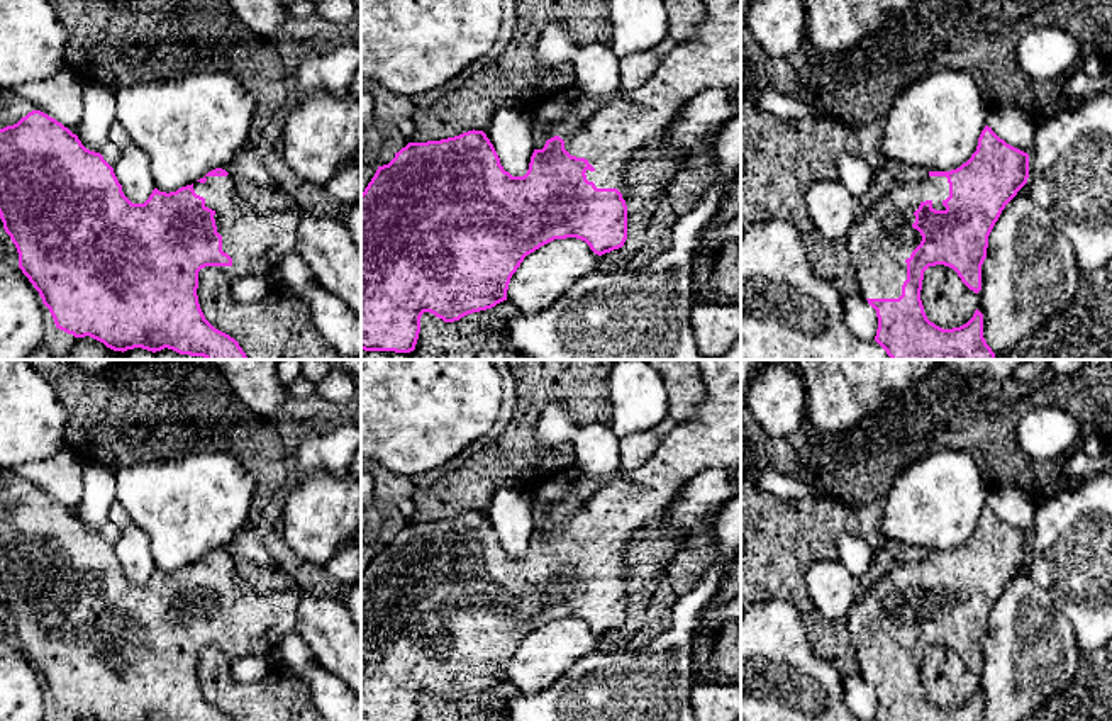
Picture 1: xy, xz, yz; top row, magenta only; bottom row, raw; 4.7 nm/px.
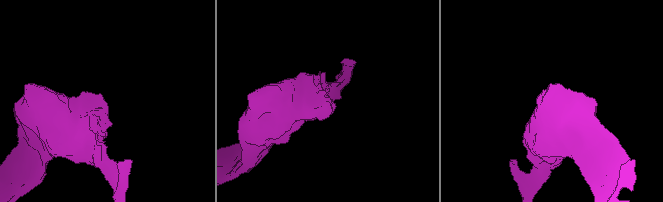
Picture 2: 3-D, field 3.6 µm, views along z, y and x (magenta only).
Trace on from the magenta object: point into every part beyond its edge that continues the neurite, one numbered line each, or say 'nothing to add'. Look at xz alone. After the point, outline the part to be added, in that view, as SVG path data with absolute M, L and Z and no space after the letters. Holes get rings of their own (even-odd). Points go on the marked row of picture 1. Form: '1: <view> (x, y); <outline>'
1: xz (641, 117); M702 0L705 20L697 32L681 44L676 44L663 56L656 73L639 88L620 87L619 95L597 109L590 119L564 141L564 149L576 158L585 158L595 170L587 170L587 180L597 188L617 188L626 200L626 168L639 149L661 148L671 132L676 114L700 92L709 88L741 87L741 0Z

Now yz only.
1: yz (882, 238); M926 176L917 183L898 185L887 195L878 198L868 210L859 212L851 224L846 241L851 261L858 271L859 293L863 299L898 299L902 285L907 280L907 263L912 251L920 244L922 236L912 227L914 212L926 200L932 202L932 209L946 210L942 202L949 197L949 183L946 176Z

